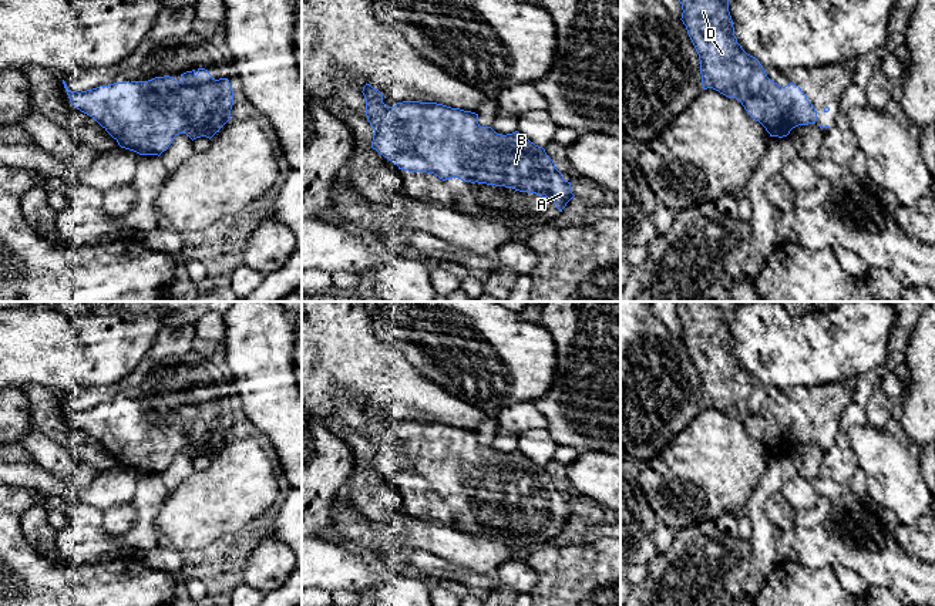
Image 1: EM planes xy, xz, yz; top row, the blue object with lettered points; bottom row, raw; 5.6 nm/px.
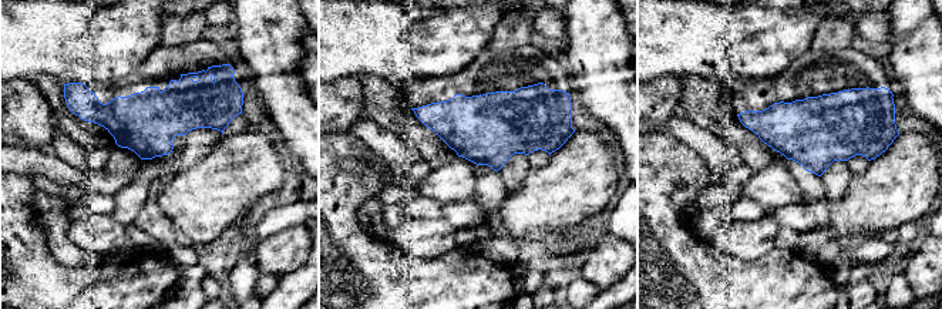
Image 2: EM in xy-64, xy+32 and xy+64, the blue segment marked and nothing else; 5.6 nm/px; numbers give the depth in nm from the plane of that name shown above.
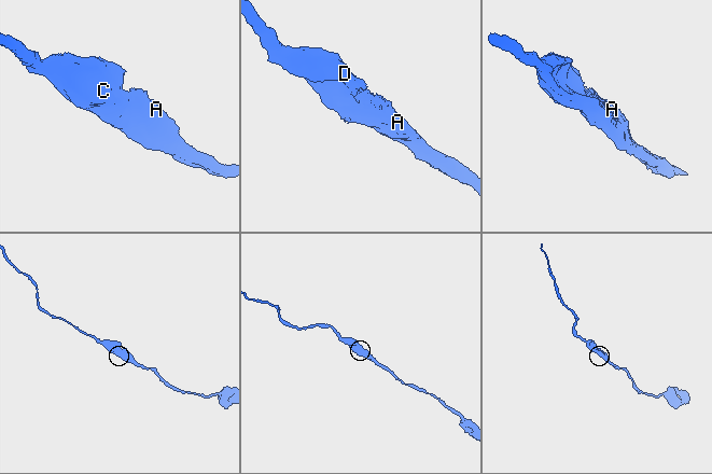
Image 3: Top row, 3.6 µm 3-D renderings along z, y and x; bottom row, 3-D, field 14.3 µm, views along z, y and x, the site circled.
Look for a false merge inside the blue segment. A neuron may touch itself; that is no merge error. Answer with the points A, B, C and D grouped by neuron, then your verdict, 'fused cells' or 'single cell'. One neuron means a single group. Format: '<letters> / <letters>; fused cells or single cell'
A B C D; single cell

